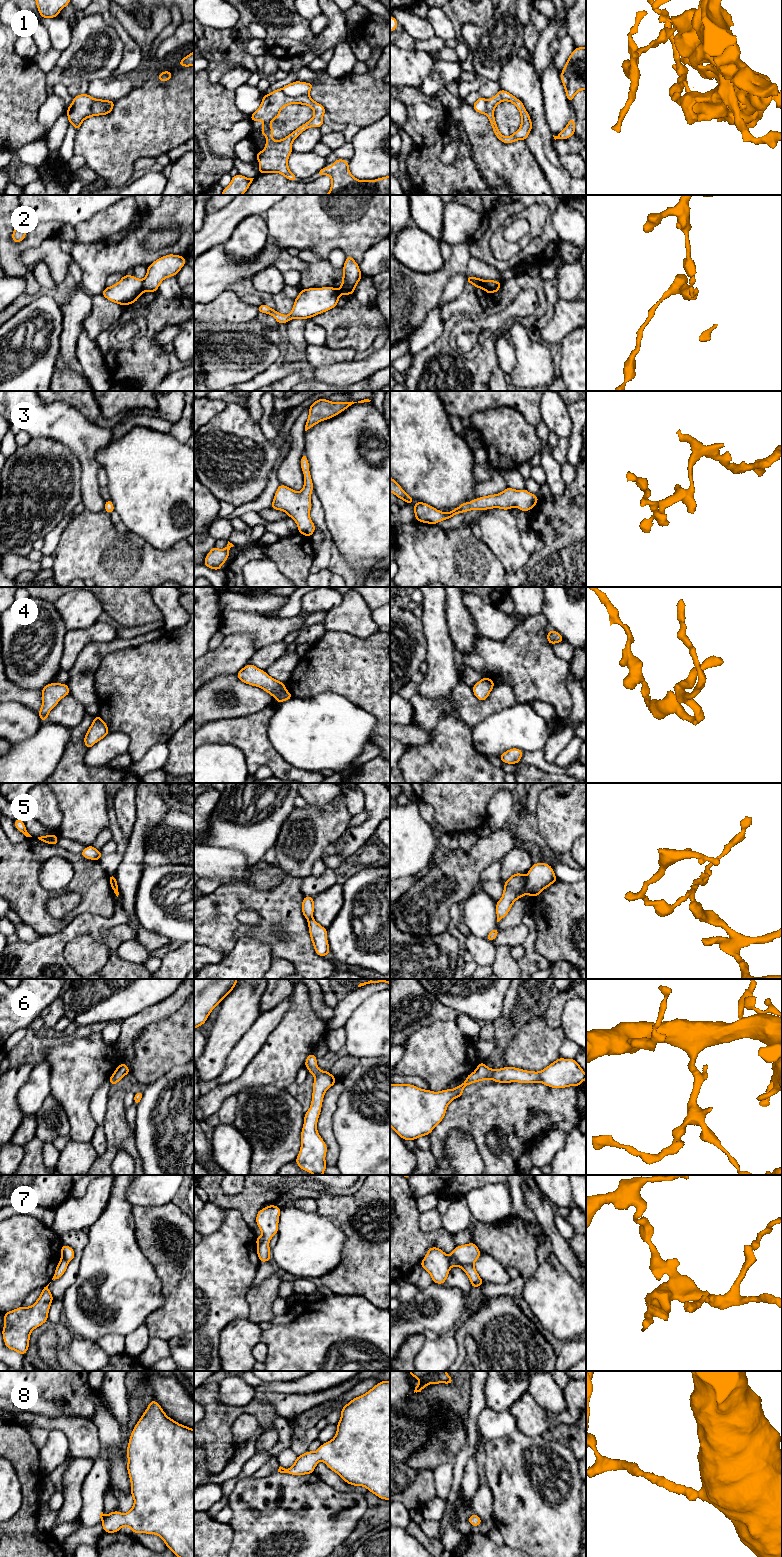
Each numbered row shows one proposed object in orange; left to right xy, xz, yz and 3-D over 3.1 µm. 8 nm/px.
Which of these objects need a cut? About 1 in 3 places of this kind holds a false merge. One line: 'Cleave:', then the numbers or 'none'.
Cleave: 1, 2, 5, 7

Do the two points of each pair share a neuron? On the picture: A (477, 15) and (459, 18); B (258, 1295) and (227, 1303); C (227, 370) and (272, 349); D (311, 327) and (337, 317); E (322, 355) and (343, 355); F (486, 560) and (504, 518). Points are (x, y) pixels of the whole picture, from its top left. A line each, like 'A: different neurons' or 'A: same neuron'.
A: same neuron
B: different neurons
C: same neuron
D: different neurons
E: same neuron
F: different neurons

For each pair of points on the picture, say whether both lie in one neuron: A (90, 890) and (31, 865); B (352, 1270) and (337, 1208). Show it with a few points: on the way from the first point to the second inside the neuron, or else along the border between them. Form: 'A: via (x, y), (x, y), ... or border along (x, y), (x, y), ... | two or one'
A: via (85, 872), (66, 854), (62, 852), (47, 852) | one
B: via (352, 1255), (352, 1230), (348, 1223) | one

